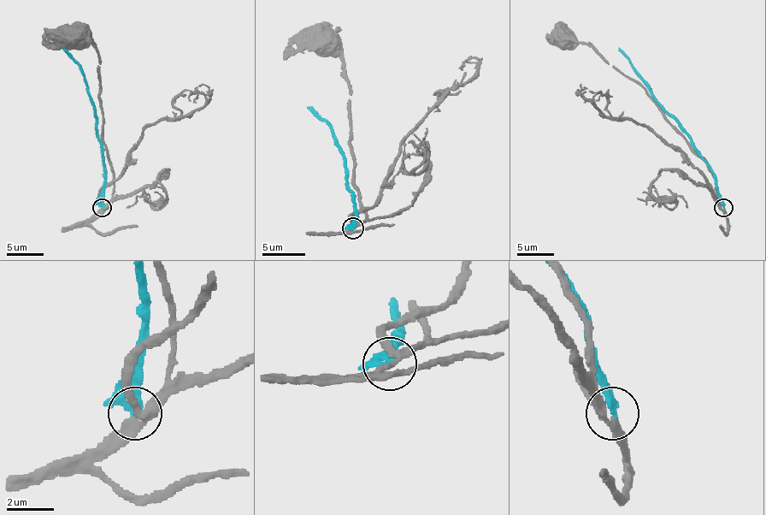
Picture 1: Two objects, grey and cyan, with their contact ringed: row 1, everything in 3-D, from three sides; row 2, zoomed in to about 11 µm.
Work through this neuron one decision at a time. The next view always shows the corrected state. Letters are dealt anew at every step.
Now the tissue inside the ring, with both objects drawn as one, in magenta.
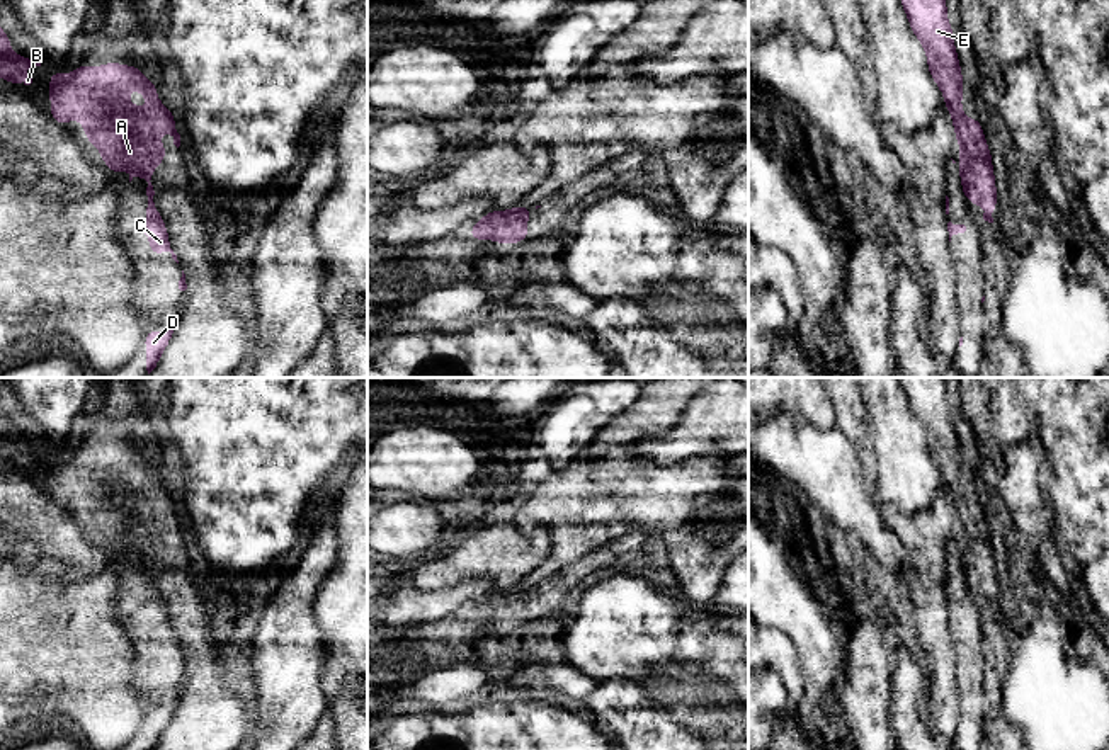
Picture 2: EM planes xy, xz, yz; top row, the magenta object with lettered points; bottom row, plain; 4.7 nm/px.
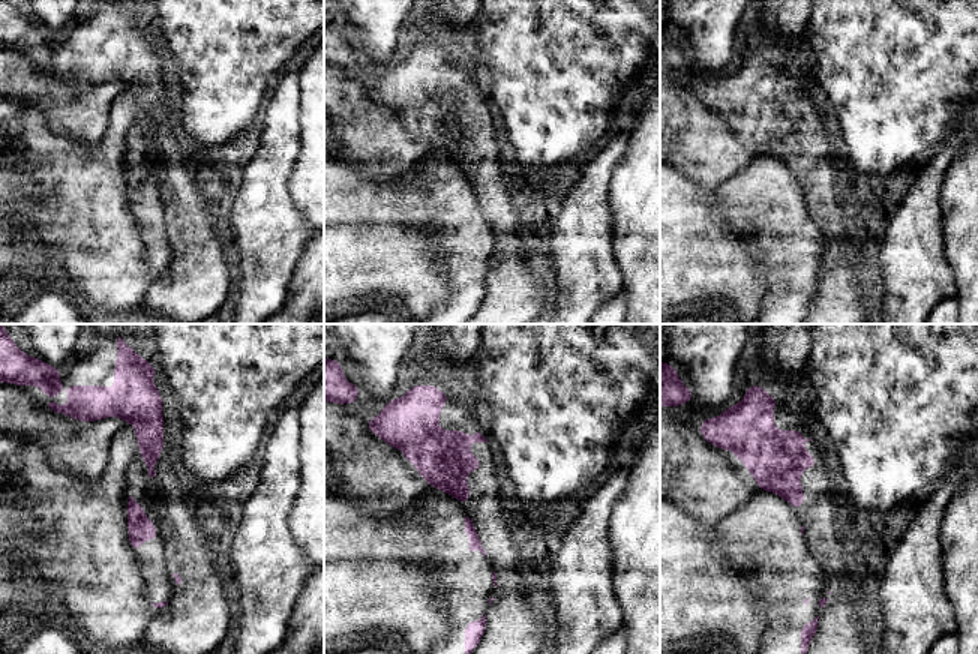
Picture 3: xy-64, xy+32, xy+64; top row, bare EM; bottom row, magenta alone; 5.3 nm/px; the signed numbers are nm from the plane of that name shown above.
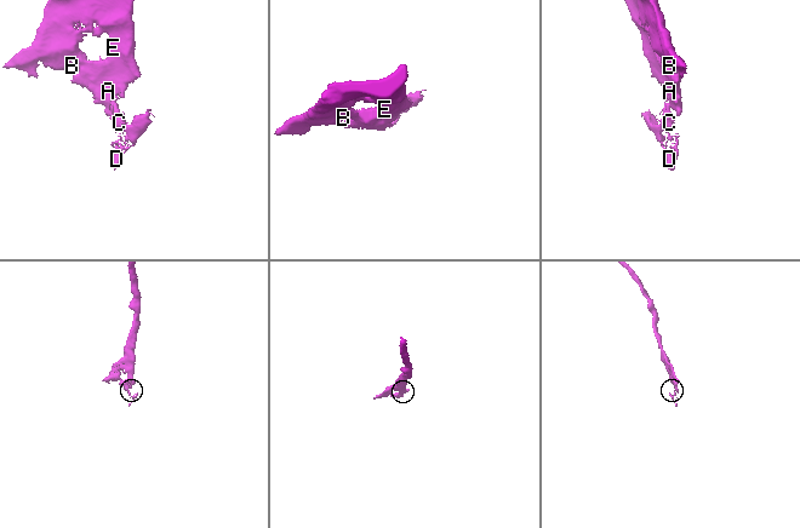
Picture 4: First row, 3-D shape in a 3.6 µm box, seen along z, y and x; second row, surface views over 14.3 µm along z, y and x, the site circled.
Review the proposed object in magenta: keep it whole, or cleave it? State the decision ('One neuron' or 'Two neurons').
Two neurons

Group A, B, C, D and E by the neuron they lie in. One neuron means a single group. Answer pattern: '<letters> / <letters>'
A B E / C D

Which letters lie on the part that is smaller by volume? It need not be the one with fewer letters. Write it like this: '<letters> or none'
C, D

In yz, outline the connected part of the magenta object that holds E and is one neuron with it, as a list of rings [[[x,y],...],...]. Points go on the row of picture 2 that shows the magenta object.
[[[900,0],[910,22],[910,29],[920,41],[927,54],[927,66],[930,77],[942,90],[946,107],[953,117],[956,143],[961,146],[963,153],[959,156],[961,180],[964,185],[964,194],[968,202],[985,207],[983,219],[993,223],[992,213],[998,207],[995,192],[995,177],[992,155],[980,124],[980,119],[968,119],[963,116],[961,97],[963,97],[963,75],[954,49],[954,32],[947,22],[946,0]]]

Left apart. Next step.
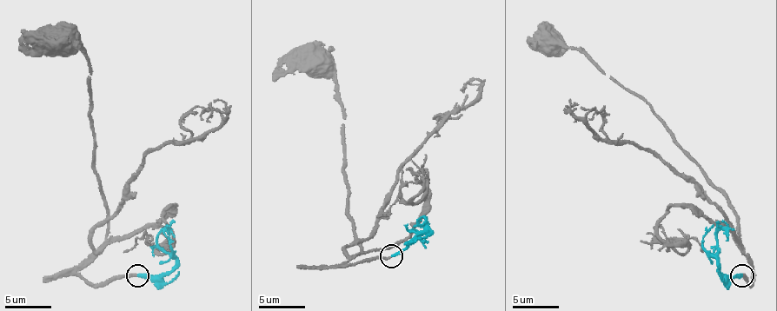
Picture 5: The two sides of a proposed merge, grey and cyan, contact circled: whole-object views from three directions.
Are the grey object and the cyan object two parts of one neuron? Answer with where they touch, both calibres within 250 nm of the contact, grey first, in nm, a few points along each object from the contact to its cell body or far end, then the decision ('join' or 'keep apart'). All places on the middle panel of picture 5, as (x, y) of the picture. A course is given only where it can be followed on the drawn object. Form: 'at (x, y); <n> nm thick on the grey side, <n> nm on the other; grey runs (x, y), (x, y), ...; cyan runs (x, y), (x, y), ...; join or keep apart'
at (391, 256); 240 nm thick on the grey side, 280 nm on the other; grey runs (390, 256), (333, 266), (342, 266), (361, 248), (349, 217), (344, 109), (330, 76), (284, 62), (273, 75); cyan runs (390, 256), (400, 254), (416, 238), (430, 234), (411, 231), (425, 248); join

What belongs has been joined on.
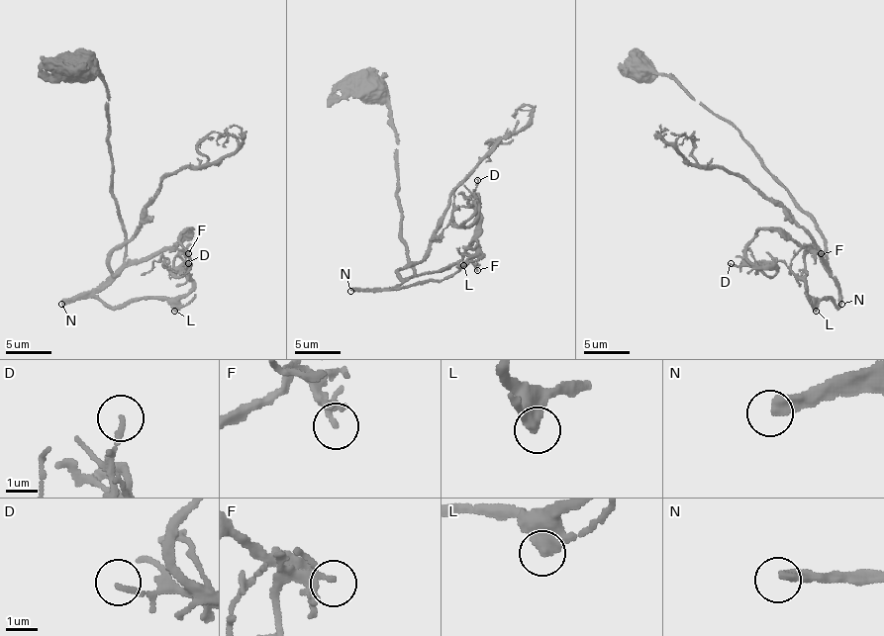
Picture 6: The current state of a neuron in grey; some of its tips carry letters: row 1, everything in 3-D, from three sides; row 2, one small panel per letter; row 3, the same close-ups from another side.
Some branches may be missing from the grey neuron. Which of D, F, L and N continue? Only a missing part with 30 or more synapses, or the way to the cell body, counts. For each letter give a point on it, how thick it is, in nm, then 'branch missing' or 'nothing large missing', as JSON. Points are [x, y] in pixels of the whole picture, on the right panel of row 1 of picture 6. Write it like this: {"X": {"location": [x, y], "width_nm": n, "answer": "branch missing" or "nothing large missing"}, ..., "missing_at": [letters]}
{"D": {"location": [731, 263], "width_nm": 160, "answer": "nothing large missing"}, "F": {"location": [821, 253], "width_nm": 160, "answer": "nothing large missing"}, "L": {"location": [816, 311], "width_nm": 360, "answer": "nothing large missing"}, "N": {"location": [841, 304], "width_nm": 400, "answer": "branch missing"}, "missing_at": ["N"]}

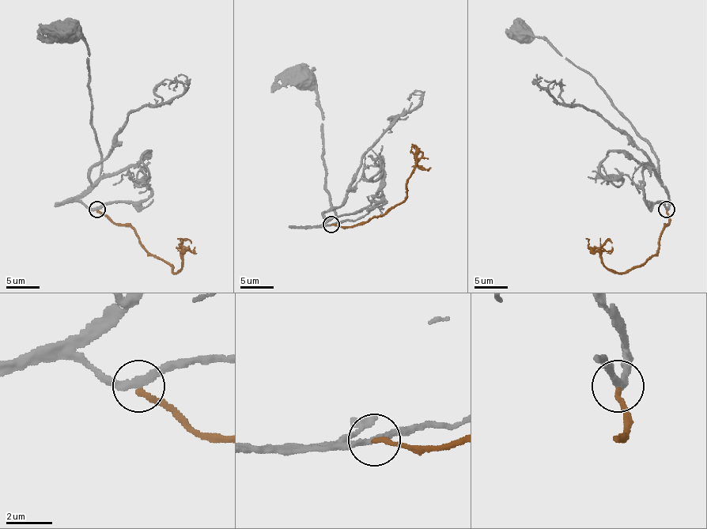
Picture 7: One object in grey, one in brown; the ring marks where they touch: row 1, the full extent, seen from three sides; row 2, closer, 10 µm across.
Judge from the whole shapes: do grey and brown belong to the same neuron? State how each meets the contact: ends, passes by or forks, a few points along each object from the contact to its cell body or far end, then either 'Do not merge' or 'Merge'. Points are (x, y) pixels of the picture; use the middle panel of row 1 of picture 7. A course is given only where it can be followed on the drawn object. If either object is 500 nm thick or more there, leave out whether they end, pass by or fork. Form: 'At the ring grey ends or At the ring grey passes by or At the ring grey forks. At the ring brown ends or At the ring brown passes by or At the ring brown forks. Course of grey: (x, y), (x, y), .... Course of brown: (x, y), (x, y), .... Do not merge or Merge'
At the ring grey passes by. At the ring brown ends. Course of grey: (331, 224), (315, 226), (334, 216), (327, 190), (322, 107), (313, 89), (280, 79), (271, 88). Course of brown: (331, 224), (363, 224), (372, 217), (382, 216), (405, 199), (415, 154), (412, 149), (415, 146), (412, 144). Do not merge

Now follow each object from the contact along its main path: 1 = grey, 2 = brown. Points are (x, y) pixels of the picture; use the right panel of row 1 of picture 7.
1: (667, 209), (668, 189), (653, 148), (598, 82), (550, 44), (521, 34), (530, 29)
2: (667, 209), (668, 223), (659, 238), (658, 251), (641, 266), (620, 273), (610, 270), (586, 239)

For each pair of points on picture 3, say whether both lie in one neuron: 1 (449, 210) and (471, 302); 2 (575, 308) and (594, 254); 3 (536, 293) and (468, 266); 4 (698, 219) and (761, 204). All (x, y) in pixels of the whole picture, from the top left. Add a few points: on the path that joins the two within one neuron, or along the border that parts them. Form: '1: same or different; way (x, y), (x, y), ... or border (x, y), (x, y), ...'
1: same; way (465, 233), (468, 242), (468, 279)
2: same; way (578, 294), (585, 279), (585, 267)
3: different; border (498, 249), (486, 276), (486, 293), (479, 308)
4: different; border (714, 191), (725, 222), (749, 239)

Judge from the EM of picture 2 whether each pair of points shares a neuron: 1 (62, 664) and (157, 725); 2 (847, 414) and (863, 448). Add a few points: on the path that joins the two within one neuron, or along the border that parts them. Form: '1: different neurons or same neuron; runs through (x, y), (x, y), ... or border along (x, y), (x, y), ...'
1: different neurons; border along (133, 677), (143, 713), (136, 732)
2: same neuron; runs through (853, 422), (861, 439)

